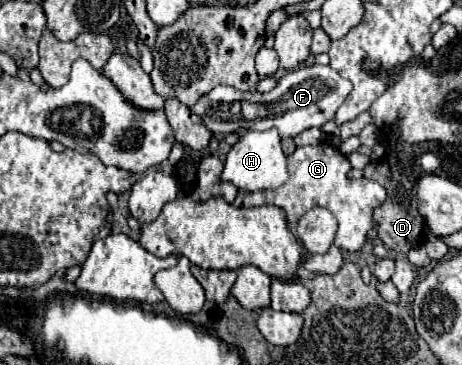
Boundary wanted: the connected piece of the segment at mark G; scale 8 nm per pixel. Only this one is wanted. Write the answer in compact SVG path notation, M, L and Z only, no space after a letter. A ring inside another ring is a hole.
M321 142L317 146L303 146L297 148L289 156L289 180L279 186L277 190L257 190L243 194L243 206L279 206L285 210L285 220L293 230L299 218L315 206L323 206L337 216L339 230L337 230L337 248L357 252L365 244L369 232L377 226L373 220L373 210L379 208L387 200L387 190L369 178L349 180L347 174L351 164L347 156L343 156L333 144Z

